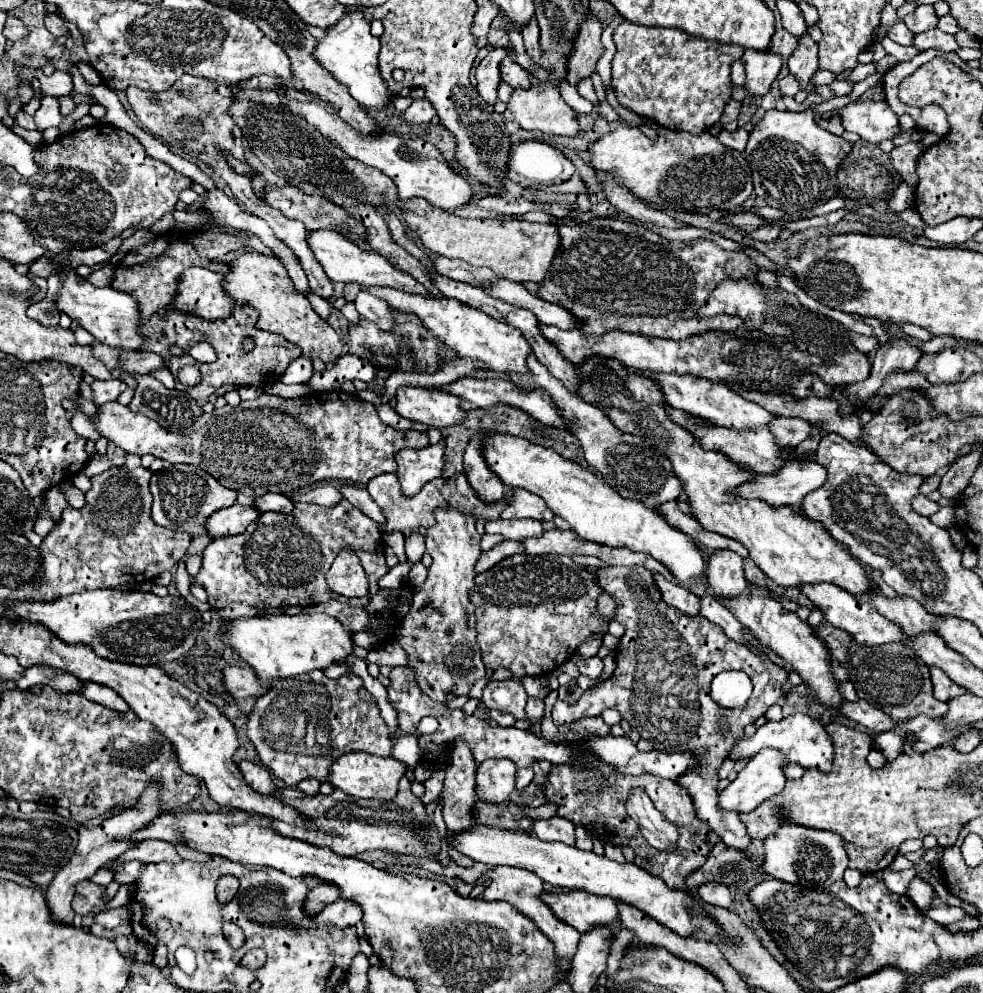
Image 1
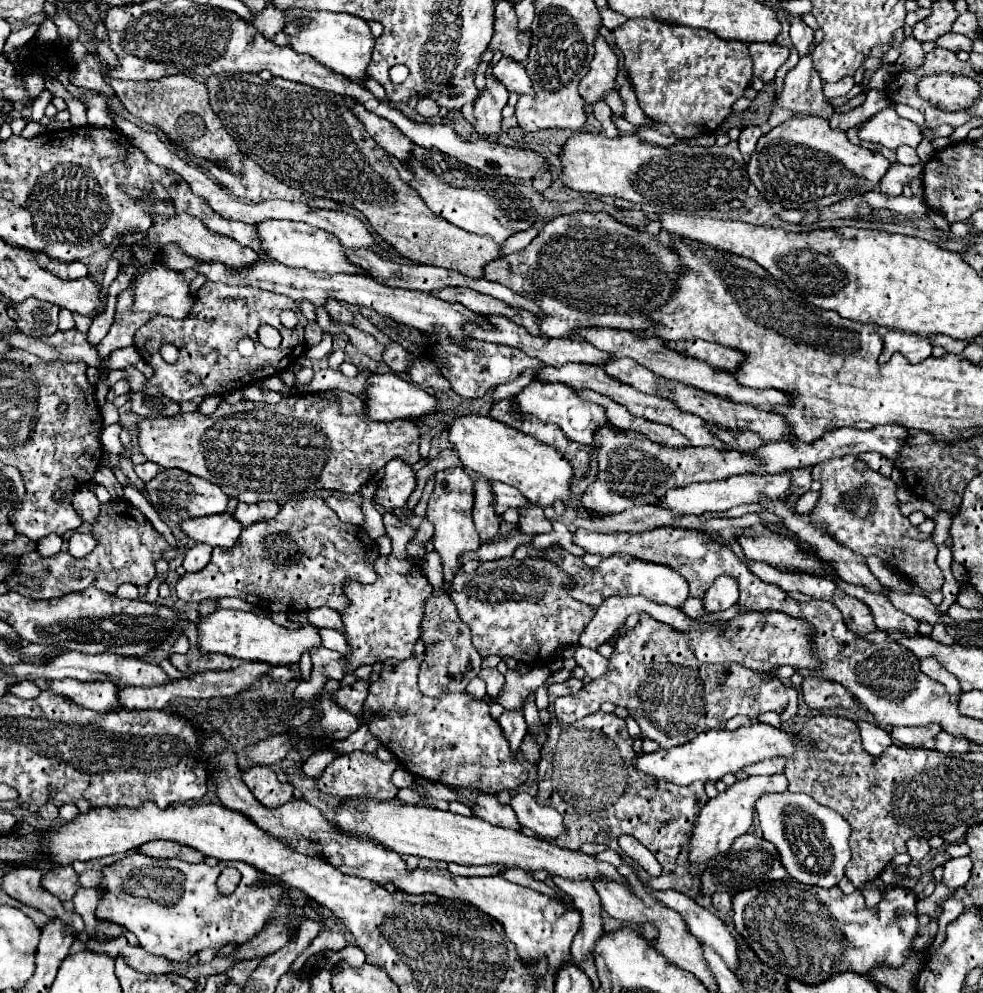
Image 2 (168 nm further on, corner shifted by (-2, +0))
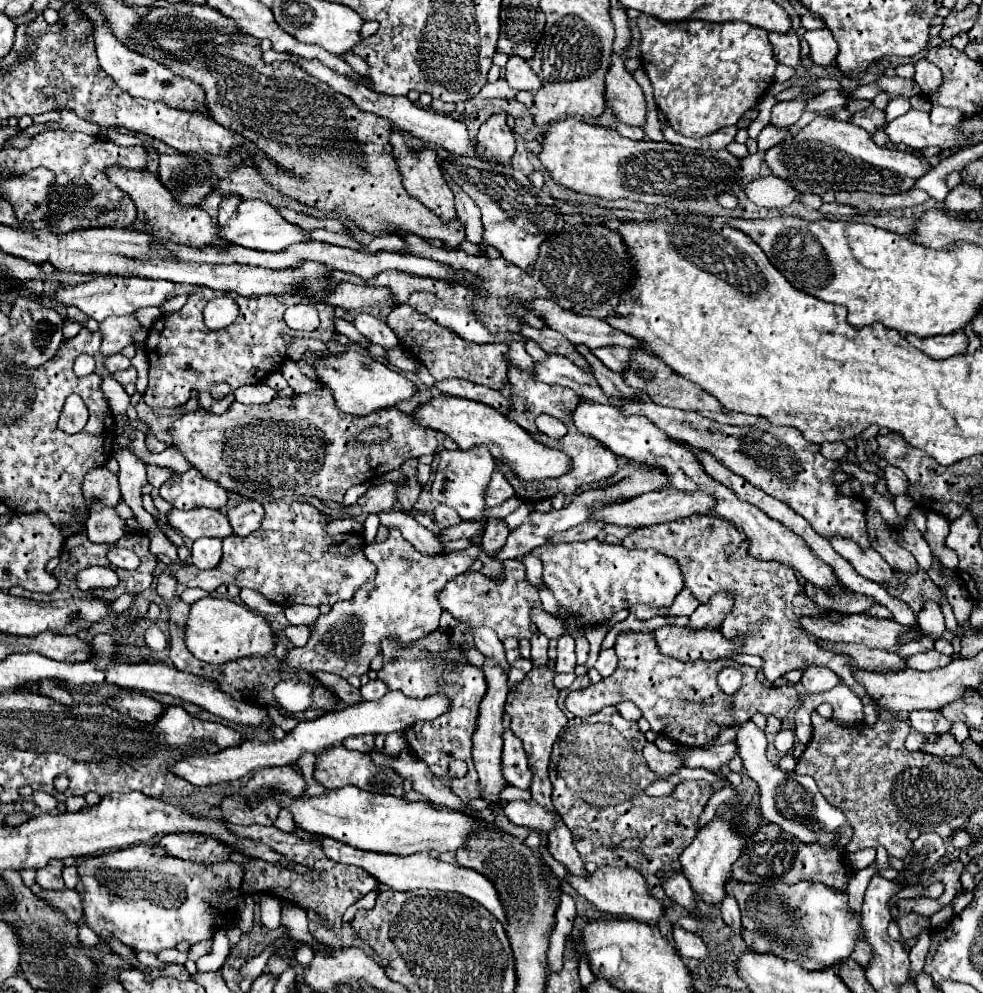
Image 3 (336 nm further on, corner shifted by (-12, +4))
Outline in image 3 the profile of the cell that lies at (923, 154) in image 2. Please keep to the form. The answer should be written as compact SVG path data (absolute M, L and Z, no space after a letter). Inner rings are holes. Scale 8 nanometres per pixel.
M933 105L930 111L930 119L932 122L956 122L957 125L964 119L964 115L960 115L958 109Z

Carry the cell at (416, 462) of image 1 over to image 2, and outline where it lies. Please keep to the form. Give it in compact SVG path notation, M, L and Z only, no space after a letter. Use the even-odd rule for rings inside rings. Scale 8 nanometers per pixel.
M392 459L386 465L386 473L376 489L374 501L386 511L400 509L406 505L414 487L416 487L416 479L412 467L406 465L402 459Z

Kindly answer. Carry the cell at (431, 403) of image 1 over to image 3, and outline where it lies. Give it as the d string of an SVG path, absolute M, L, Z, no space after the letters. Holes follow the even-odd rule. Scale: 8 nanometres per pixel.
M348 351L342 355L322 357L320 361L314 361L314 365L316 365L318 379L326 387L330 387L330 391L336 399L336 407L350 415L370 415L380 409L394 407L400 401L406 401L418 393L418 389L412 381L408 381L402 373L390 371L388 365L368 357L368 353Z

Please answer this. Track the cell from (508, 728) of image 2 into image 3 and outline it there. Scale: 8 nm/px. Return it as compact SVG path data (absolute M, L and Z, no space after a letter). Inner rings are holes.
M506 729L504 731L504 751L502 751L502 773L504 779L520 789L528 789L532 781L532 773L526 761L526 753L522 749L522 741Z

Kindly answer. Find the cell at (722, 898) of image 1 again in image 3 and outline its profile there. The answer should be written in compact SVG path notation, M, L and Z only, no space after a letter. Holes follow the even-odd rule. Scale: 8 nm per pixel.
M726 895L720 903L720 915L722 919L734 929L734 931L740 931L742 927L742 921L740 921L740 909L738 909L738 903L732 895Z

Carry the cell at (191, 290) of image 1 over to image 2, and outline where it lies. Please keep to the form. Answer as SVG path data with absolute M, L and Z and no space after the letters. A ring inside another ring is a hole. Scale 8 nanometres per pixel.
M154 265L138 273L130 283L134 291L134 307L130 307L130 311L184 319L196 303L196 297L188 293L188 283L180 275L182 273L166 269L164 265Z

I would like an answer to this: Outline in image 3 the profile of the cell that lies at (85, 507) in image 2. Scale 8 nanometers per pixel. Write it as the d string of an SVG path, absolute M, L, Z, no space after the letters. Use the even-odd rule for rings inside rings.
M92 501L90 505L90 517L86 521L86 533L88 539L94 543L108 543L114 545L126 531L126 521L108 505L100 501Z

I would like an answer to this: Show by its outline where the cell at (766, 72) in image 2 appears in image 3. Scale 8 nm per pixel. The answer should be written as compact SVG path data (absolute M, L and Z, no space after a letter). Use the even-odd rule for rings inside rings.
M770 33L770 43L774 49L776 63L784 63L788 67L796 67L800 63L800 39L790 33Z

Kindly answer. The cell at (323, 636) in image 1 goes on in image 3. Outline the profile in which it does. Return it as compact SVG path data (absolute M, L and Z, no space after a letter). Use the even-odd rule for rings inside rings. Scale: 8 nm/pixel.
M204 597L192 603L190 617L186 621L186 645L200 661L220 665L240 657L270 655L276 647L276 631L270 627L266 617L254 613L242 603L230 599Z

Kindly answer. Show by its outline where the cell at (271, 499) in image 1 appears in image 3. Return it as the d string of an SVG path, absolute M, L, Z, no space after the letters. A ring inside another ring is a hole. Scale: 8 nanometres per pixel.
M244 499L238 507L228 511L228 521L232 523L232 529L236 535L246 537L254 533L262 521L264 521L264 507L258 501Z

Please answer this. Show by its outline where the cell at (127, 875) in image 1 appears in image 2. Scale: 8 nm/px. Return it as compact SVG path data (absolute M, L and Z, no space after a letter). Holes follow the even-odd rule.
M86 869L78 875L78 881L82 887L96 887L100 881L102 881L102 871L92 871L92 869Z

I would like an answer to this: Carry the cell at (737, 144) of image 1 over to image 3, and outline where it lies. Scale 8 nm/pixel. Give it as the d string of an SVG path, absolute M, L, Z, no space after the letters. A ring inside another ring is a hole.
M766 125L766 127L762 129L762 133L760 133L760 137L756 139L756 141L758 141L758 149L760 149L760 151L768 151L768 149L774 147L776 143L780 143L786 135L788 135L786 129L780 129L780 127L776 127L776 125Z

